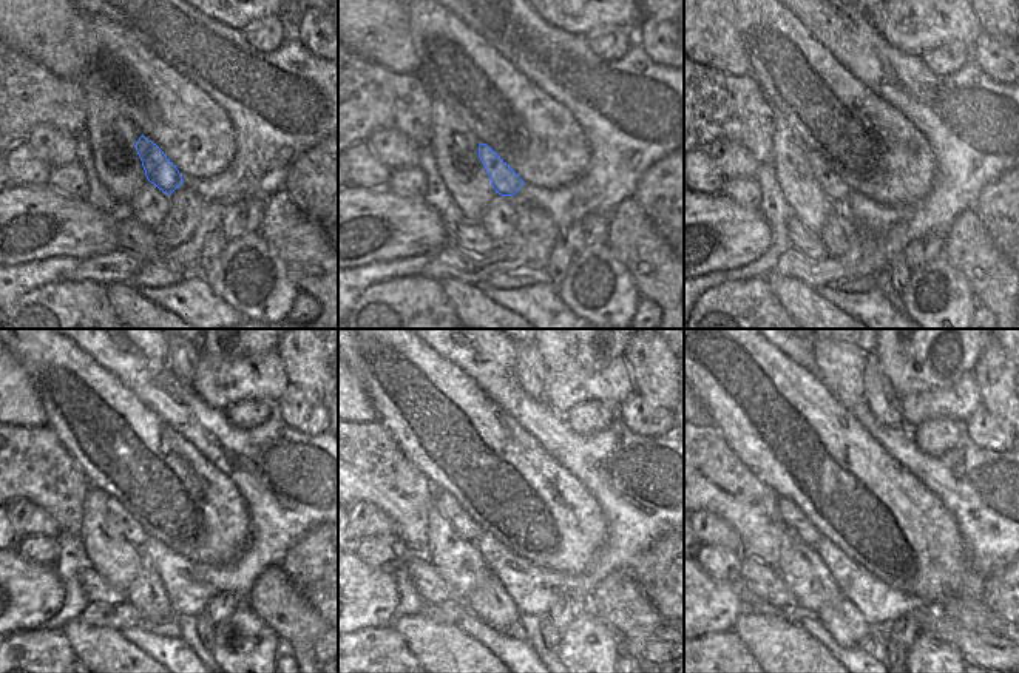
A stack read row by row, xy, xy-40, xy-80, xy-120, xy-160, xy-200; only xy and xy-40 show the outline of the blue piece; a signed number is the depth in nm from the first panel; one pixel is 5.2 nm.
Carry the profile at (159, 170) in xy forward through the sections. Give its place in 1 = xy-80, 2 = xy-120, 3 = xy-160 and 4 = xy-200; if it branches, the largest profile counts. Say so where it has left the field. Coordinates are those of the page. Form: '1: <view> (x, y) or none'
1: xy-80 (834, 189)
2: xy-120 (118, 516)
3: xy-160 (463, 525)
4: xy-200 (794, 519)

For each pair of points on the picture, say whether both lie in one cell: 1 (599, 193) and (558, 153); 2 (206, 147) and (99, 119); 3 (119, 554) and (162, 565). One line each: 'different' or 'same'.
1: different
2: different
3: different

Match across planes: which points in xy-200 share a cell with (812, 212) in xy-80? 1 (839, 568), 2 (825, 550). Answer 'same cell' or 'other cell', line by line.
1: other cell
2: other cell

